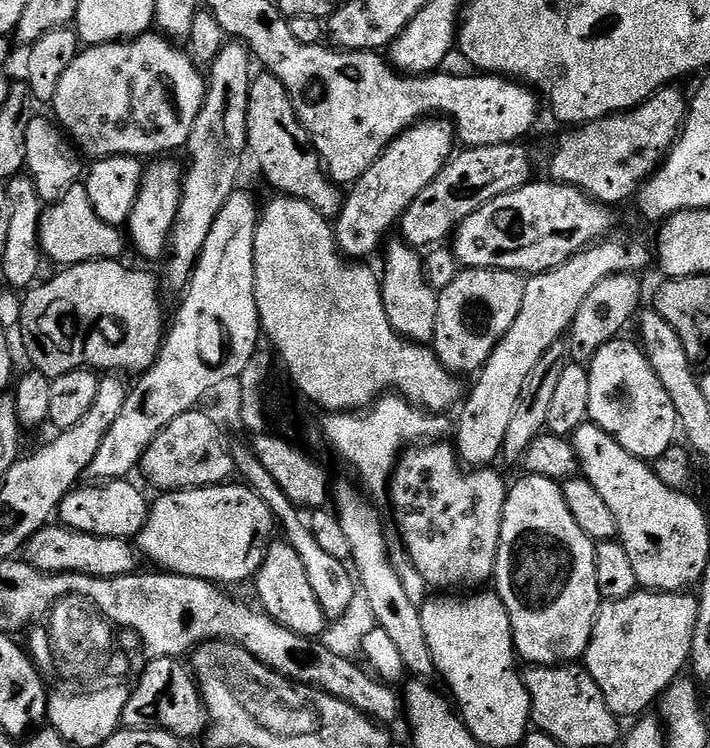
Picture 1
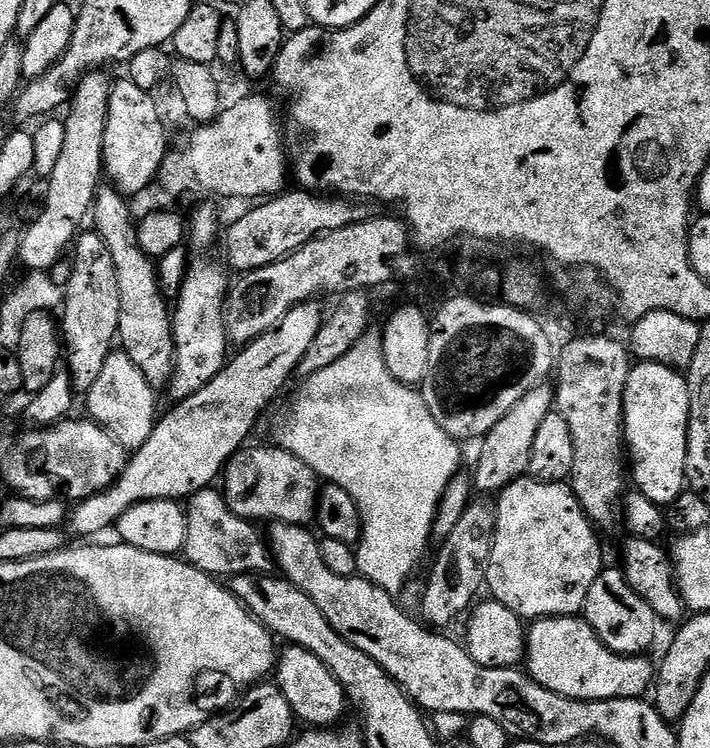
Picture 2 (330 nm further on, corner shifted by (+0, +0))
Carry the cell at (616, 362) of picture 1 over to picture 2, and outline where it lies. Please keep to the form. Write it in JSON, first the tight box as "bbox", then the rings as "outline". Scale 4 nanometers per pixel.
{"bbox":[624,362,690,506],"outline":[[[647,362],[633,363],[624,395],[624,443],[630,457],[630,480],[635,491],[646,494],[650,502],[667,506],[686,491],[684,467],[688,449],[688,415],[690,394],[687,379],[677,369]]]}

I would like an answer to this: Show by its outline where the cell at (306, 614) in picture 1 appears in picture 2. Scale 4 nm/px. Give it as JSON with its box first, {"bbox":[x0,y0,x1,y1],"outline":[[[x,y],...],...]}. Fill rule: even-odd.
{"bbox":[274,646,346,729],"outline":[[[291,646],[285,647],[279,653],[274,669],[274,683],[282,690],[286,702],[290,702],[292,715],[301,725],[309,729],[331,729],[344,716],[346,709],[346,697],[344,687],[326,670],[326,662],[322,658],[310,654],[310,650],[302,650]],[[276,676],[276,677],[275,677]]]}

